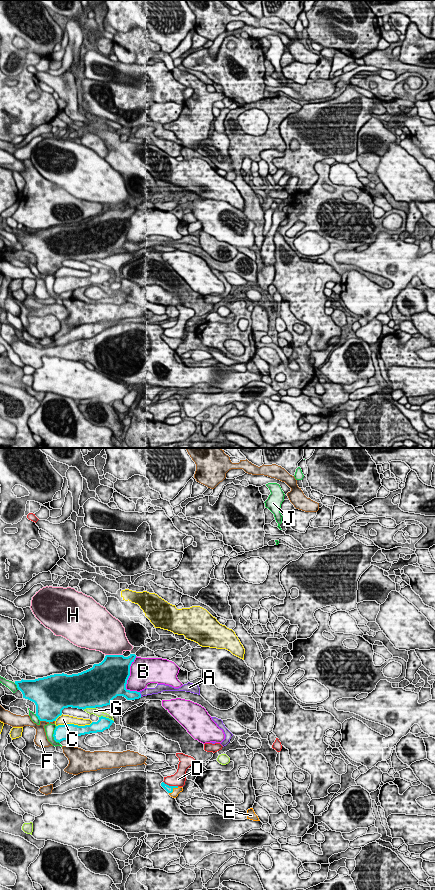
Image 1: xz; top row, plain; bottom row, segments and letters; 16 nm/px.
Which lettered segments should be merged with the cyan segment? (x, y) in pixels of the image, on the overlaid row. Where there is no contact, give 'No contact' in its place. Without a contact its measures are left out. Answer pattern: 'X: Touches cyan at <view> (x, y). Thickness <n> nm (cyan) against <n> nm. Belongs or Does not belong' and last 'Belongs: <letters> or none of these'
A: Touches cyan at xz (140, 694). Thickness 160 nm (cyan) against 130 nm. Belongs
B: Touches cyan at xz (127, 679). Thickness 500 nm (cyan) against 380 nm. Does not belong
C: Touches cyan at xz (74, 725). Thickness 260 nm (cyan) against 160 nm. Does not belong
D: Touches cyan at xz (171, 786). Thickness 120 nm (cyan) against 220 nm. Does not belong
E: Touches cyan at xz (172, 789). Thickness 120 nm (cyan) against 120 nm. Belongs
F: Touches cyan at xz (47, 721). Thickness 440 nm (cyan) against 160 nm. Does not belong
G: Touches cyan at xz (105, 717). Thickness 200 nm (cyan) against 100 nm. Does not belong
H: Touches cyan at xz (114, 655). Thickness 500 nm (cyan) against 480 nm. Does not belong
J: Touches cyan at xz (53, 735). Thickness 260 nm (cyan) against 160 nm. Does not belong
Belongs: A, E

